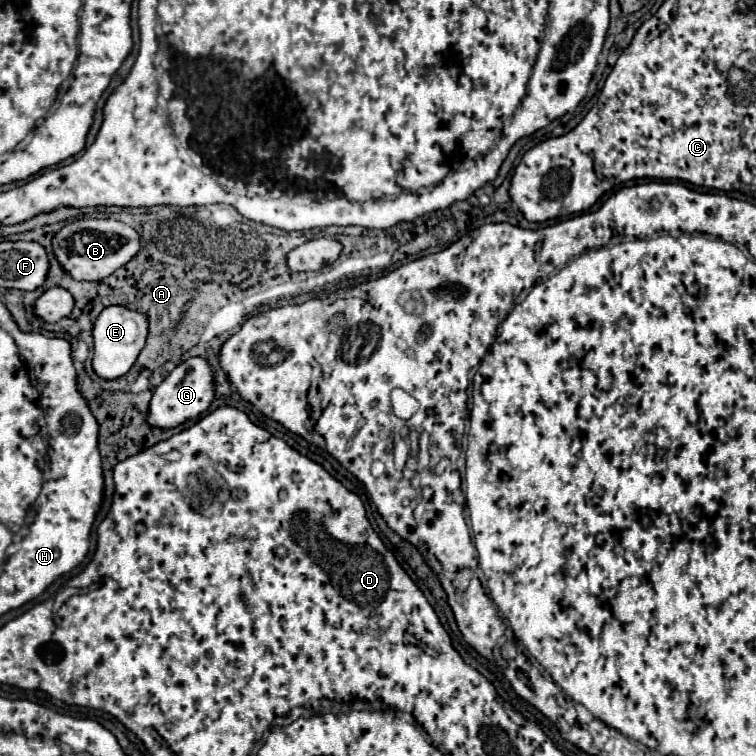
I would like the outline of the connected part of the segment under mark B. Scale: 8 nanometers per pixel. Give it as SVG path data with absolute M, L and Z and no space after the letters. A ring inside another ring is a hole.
M76 220L66 224L52 240L54 254L64 270L76 280L100 282L114 270L128 264L140 252L140 234L120 220Z

